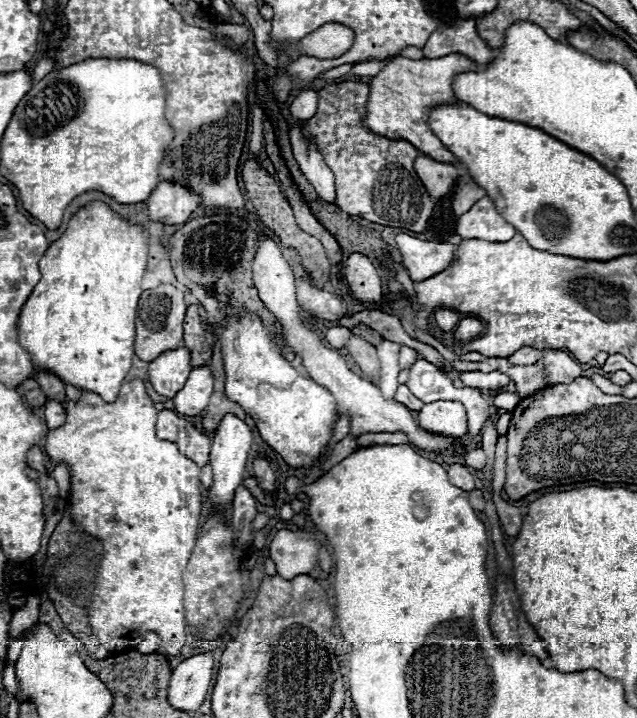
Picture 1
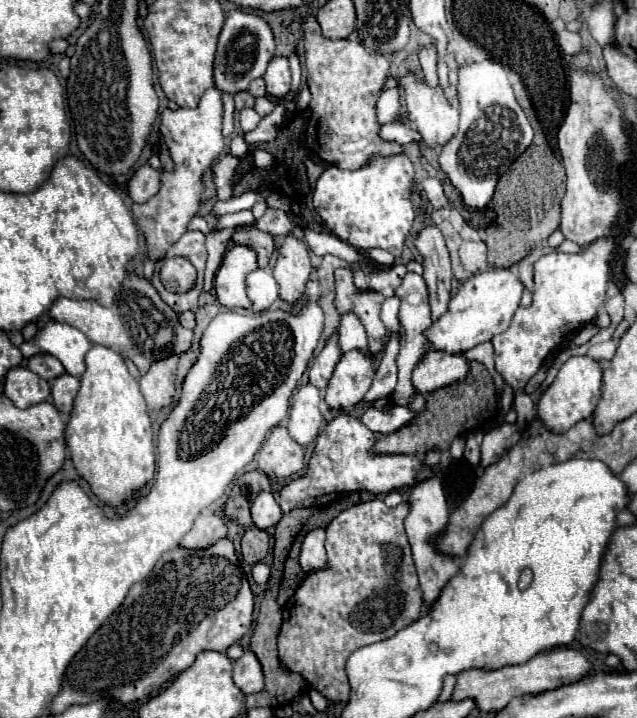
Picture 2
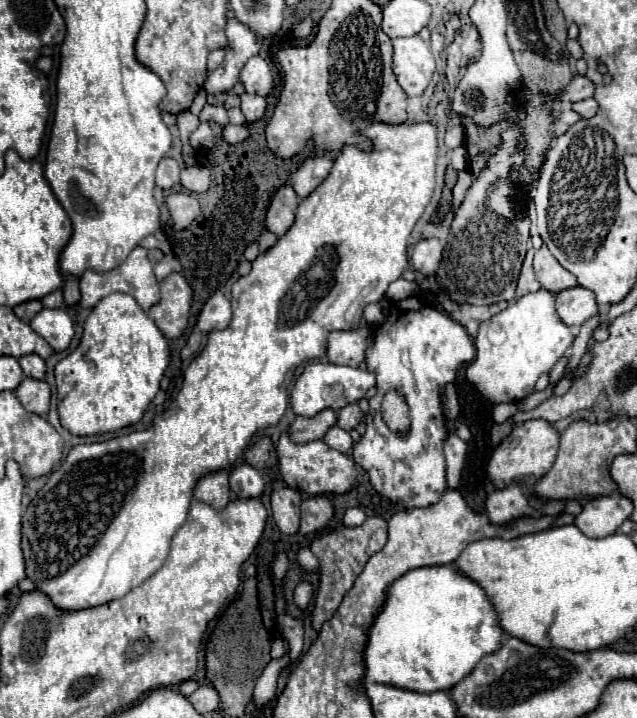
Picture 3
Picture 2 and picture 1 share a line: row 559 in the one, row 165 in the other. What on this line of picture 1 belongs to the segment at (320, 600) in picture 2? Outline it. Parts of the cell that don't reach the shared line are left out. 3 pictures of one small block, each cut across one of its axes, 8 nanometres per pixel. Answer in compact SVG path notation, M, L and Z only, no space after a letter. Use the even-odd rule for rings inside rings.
M348 80L324 86L318 92L318 112L302 124L304 132L316 140L324 162L336 176L336 206L342 212L392 228L424 232L434 202L412 168L420 152L404 140L384 138L364 126L368 96L370 84L366 82Z

